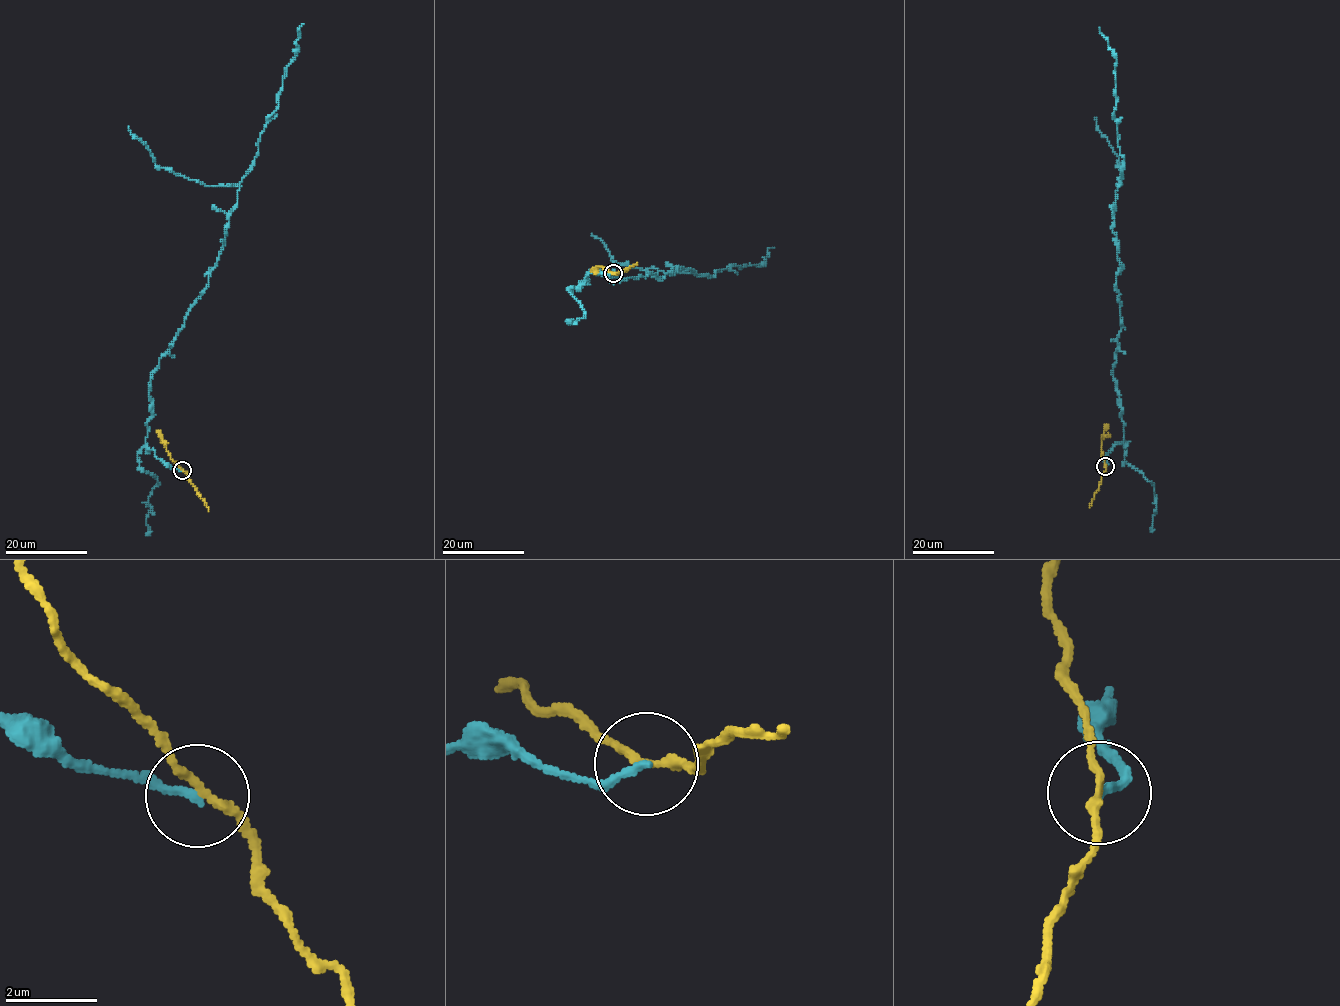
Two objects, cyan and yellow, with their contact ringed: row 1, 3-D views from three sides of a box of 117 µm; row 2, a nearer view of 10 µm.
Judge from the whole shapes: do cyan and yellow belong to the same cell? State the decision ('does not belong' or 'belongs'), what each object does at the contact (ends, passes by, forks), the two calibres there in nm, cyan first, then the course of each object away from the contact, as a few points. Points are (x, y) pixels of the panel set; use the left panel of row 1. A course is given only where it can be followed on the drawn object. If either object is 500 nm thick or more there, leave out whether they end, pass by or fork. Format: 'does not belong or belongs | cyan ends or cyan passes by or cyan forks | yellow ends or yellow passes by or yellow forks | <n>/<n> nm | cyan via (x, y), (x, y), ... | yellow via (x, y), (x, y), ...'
does not belong | cyan ends | yellow passes by | 170/170 nm | cyan via (182, 471), (146, 446), (147, 422), (153, 415), (151, 375), (208, 284), (239, 183), (278, 106), (303, 23) | yellow via (182, 471), (209, 510)

